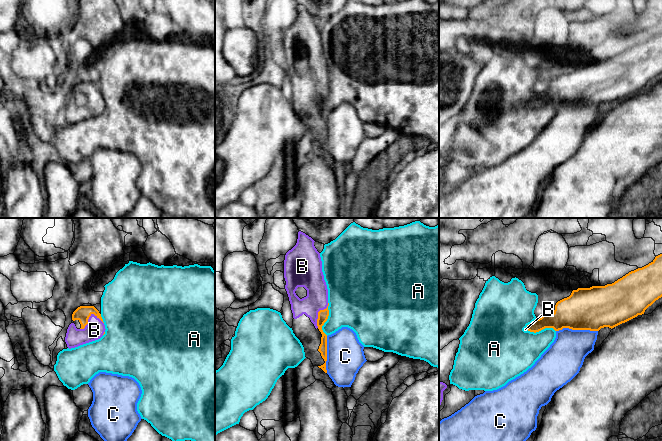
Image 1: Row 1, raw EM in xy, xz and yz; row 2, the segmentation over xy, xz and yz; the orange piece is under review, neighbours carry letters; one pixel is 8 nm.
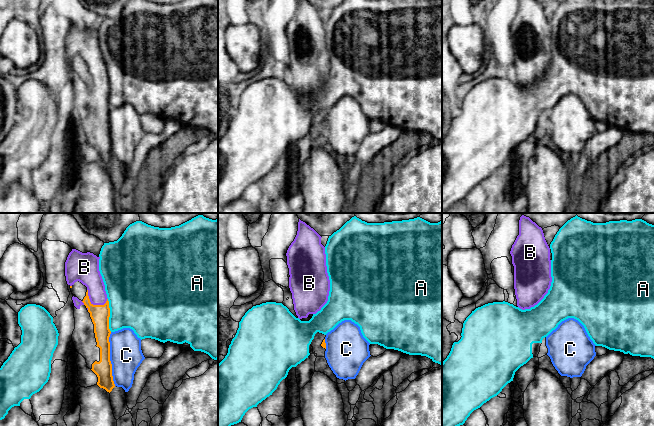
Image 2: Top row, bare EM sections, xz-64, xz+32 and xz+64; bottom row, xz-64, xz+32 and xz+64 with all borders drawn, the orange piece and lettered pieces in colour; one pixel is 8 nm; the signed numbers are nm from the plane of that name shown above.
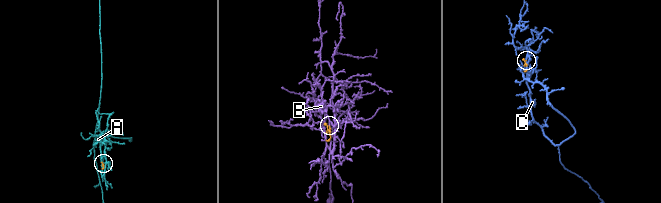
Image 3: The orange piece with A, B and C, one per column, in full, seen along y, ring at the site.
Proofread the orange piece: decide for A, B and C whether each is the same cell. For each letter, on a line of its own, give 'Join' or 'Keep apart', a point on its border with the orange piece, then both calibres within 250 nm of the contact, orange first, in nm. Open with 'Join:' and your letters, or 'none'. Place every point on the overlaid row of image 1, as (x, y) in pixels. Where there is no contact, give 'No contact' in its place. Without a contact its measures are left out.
Join: B
A: Keep apart. Touches orange at xz (327, 318). Thickness 80 nm (orange) against 400 nm
B: Join. Touches orange at xy (89, 316). Thickness 120 nm (orange) against 160 nm
C: Keep apart. Touches orange at yz (576, 329). Thickness 340 nm (orange) against 300 nm

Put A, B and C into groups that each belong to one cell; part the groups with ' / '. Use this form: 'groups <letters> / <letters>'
groups A / B / C

